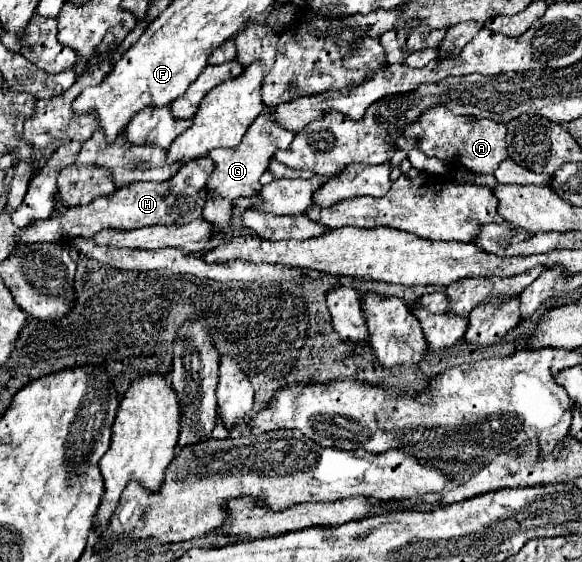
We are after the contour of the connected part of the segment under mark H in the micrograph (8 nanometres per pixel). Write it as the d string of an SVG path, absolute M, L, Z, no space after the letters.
M200 157L194 159L192 163L186 163L170 181L166 183L130 183L122 189L116 189L110 197L98 197L88 205L80 207L68 207L60 215L54 215L52 219L36 221L34 225L20 229L16 233L18 243L66 243L72 237L92 237L96 231L102 229L140 229L148 225L182 225L190 223L192 219L202 217L204 209L204 195L202 191L206 189L206 179L214 171L212 159L210 157Z

